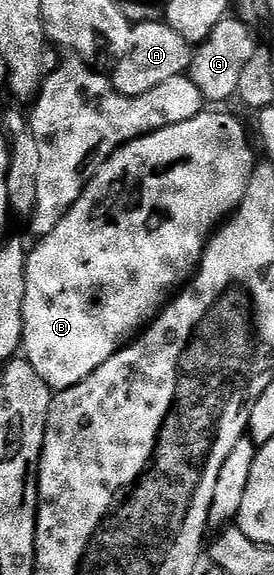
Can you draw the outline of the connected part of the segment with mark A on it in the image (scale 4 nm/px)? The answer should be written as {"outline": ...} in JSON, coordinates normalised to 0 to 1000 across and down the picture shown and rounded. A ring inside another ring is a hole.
{"outline":[[[599,37],[518,38],[482,54],[482,80],[460,97],[420,108],[412,127],[401,127],[409,150],[445,165],[533,165],[533,158],[562,158],[577,144],[606,144],[606,137],[675,132],[686,111],[701,108],[704,80],[650,54],[624,50]]]}

